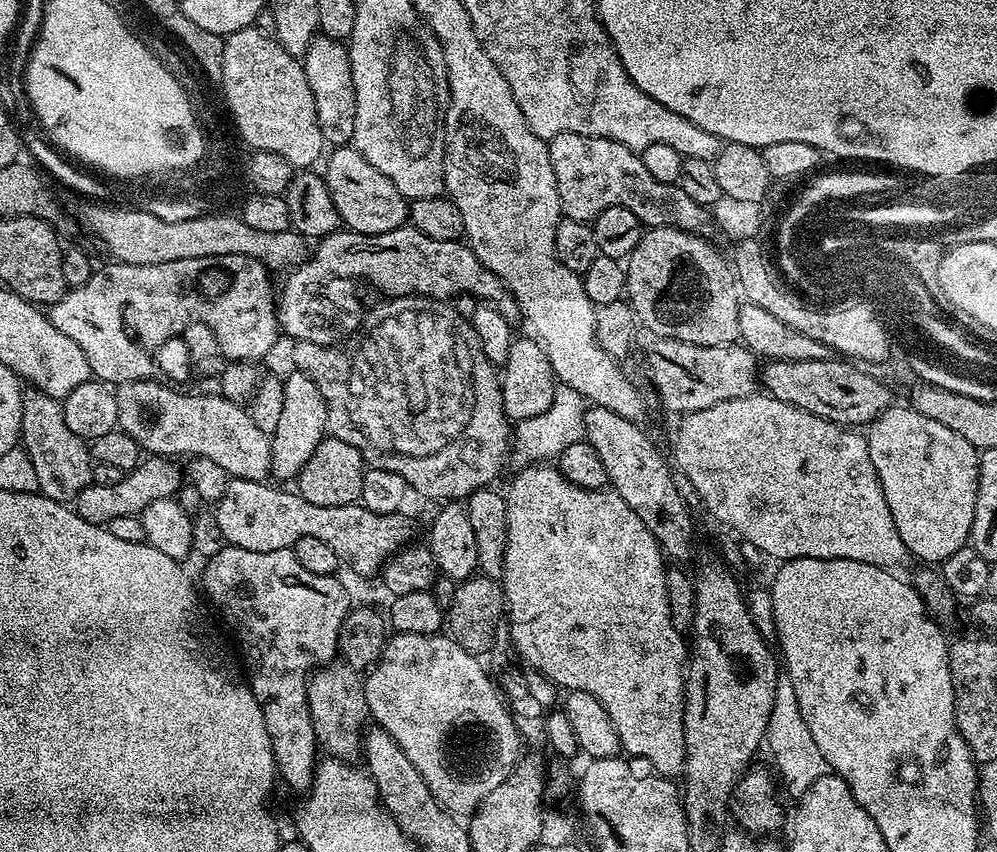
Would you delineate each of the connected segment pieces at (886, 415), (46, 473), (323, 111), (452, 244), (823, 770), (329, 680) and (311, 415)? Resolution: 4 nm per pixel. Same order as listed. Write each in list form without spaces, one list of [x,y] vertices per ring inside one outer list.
[[[893,406],[885,410],[876,420],[867,425],[866,435],[870,462],[874,462],[874,470],[882,482],[882,490],[886,494],[886,506],[890,506],[890,514],[894,514],[894,526],[898,526],[898,538],[906,542],[909,553],[916,556],[928,566],[939,566],[944,563],[954,550],[965,547],[972,535],[974,522],[974,506],[978,494],[978,474],[980,458],[978,450],[954,434],[942,422],[934,422],[934,418],[926,418],[926,414],[918,414],[911,406]]]
[[[31,386],[25,387],[23,394],[20,438],[24,453],[30,458],[30,466],[34,474],[38,474],[39,493],[51,500],[75,501],[76,495],[92,483],[94,461],[89,445],[78,438],[70,426],[66,426],[66,414],[61,401]]]
[[[316,35],[302,57],[306,82],[310,82],[310,94],[314,94],[314,106],[318,110],[318,126],[328,146],[351,145],[356,113],[356,91],[347,47],[341,41]]]
[[[405,226],[373,236],[337,230],[317,244],[320,245],[311,249],[304,263],[285,275],[288,277],[284,285],[278,288],[276,317],[281,333],[289,336],[289,341],[316,340],[319,332],[337,319],[335,303],[340,283],[354,278],[376,280],[376,284],[392,289],[398,296],[431,296],[433,300],[448,302],[468,293],[480,302],[491,302],[509,322],[517,319],[515,298],[506,294],[503,282],[460,240],[430,238],[416,228]]]
[[[785,672],[777,677],[774,710],[771,711],[770,722],[767,724],[765,743],[776,760],[782,776],[781,783],[784,782],[787,792],[793,796],[793,799],[800,799],[818,778],[829,773],[826,758],[815,745],[810,728],[806,726],[806,720],[802,718],[794,684]]]
[[[333,662],[313,671],[308,677],[308,709],[316,743],[329,757],[356,762],[362,756],[364,729],[370,720],[361,673],[349,664]]]
[[[295,370],[283,377],[284,393],[282,394],[282,414],[278,421],[278,430],[270,433],[272,441],[271,479],[276,482],[295,481],[300,472],[310,462],[310,454],[326,439],[328,432],[328,407],[322,390],[306,374]]]

